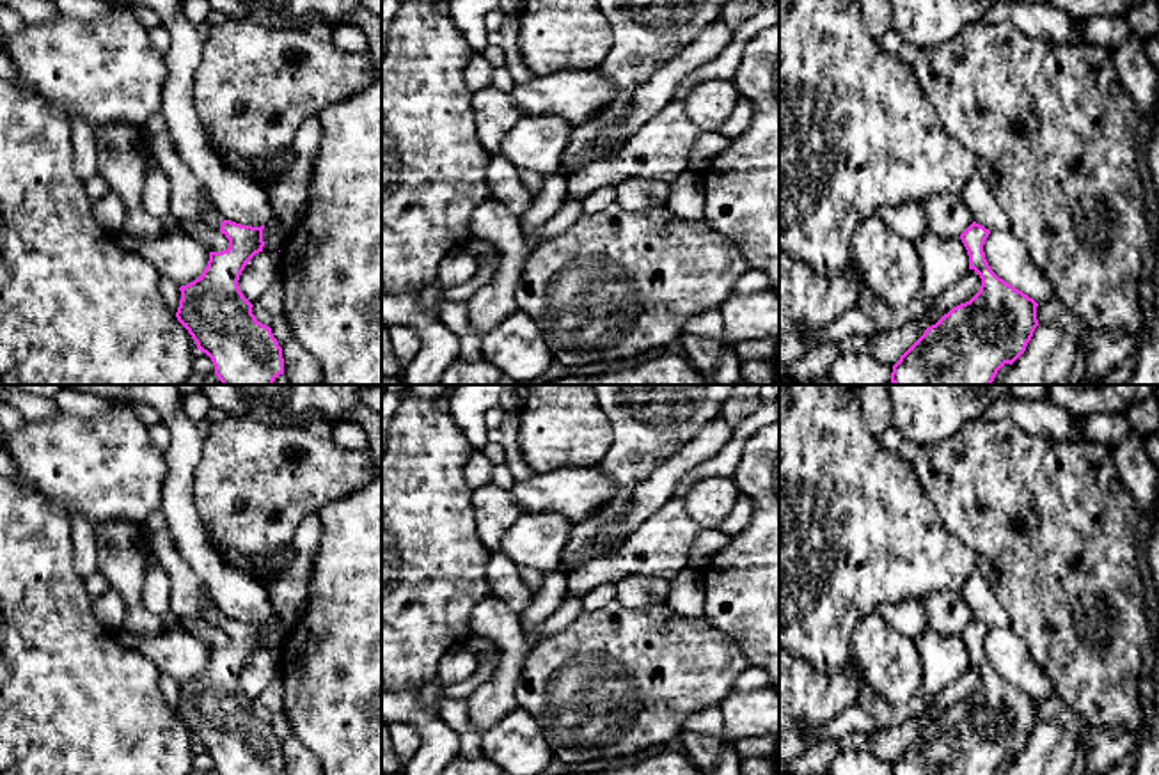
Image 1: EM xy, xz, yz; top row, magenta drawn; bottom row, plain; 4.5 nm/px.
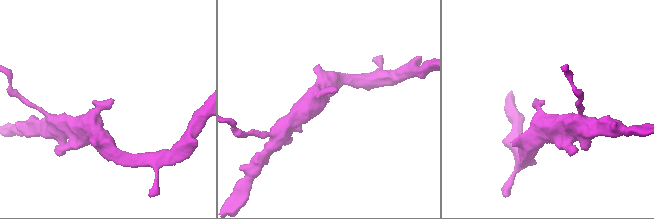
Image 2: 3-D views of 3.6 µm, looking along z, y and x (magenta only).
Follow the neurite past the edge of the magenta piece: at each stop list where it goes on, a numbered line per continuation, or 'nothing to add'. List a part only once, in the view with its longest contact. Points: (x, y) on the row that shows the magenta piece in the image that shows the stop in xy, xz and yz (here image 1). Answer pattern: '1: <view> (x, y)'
1: xy (212, 219)

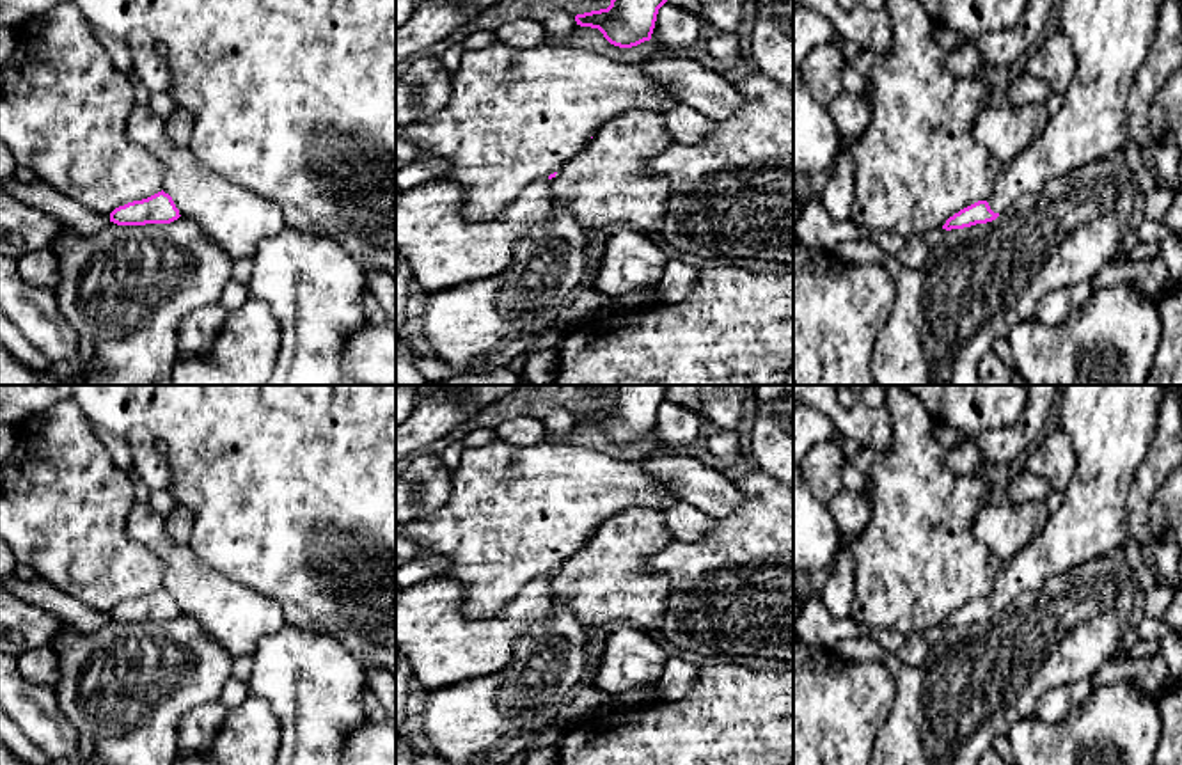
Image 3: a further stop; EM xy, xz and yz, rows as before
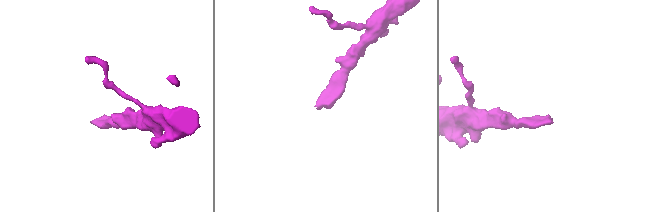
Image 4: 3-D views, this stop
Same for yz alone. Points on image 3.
1: yz (1110, 38)

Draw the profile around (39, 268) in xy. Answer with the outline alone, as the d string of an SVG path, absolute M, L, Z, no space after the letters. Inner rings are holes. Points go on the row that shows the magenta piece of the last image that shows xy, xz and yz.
M39 248L18 259L23 282L34 288L53 288L59 282L59 259L50 248Z

